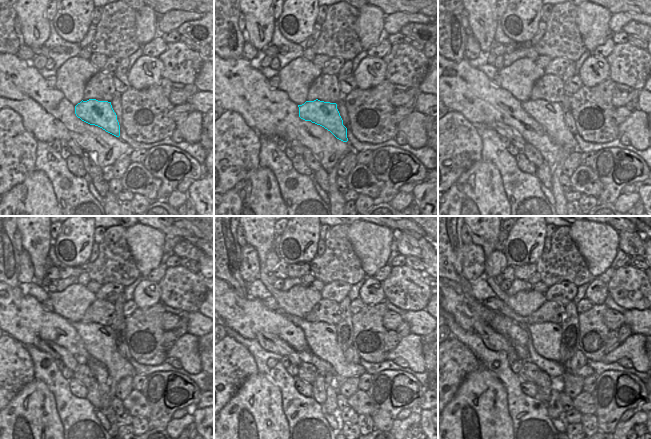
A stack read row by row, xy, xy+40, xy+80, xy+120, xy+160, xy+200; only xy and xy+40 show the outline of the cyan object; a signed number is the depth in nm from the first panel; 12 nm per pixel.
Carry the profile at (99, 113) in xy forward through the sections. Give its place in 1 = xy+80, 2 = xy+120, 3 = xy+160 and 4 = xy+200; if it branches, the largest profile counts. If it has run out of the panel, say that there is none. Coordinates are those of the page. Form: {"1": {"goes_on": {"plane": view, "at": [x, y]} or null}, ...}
{"1": {"goes_on": {"plane": "xy+80", "at": [550, 115]}}, "2": {"goes_on": {"plane": "xy+120", "at": [99, 340]}}, "3": {"goes_on": {"plane": "xy+160", "at": [321, 337]}}, "4": {"goes_on": {"plane": "xy+200", "at": [546, 337]}}}

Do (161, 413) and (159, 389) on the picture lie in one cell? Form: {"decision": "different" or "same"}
{"decision": "same"}

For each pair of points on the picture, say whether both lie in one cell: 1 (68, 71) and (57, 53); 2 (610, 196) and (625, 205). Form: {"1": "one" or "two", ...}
{"1": "two", "2": "two"}

